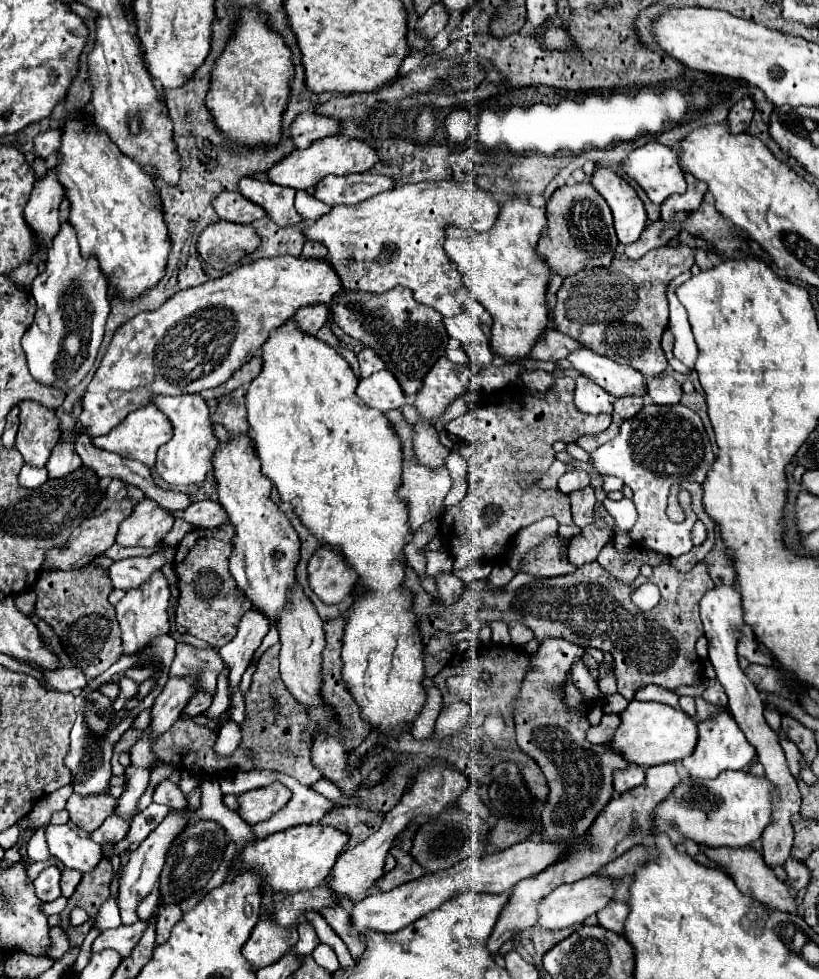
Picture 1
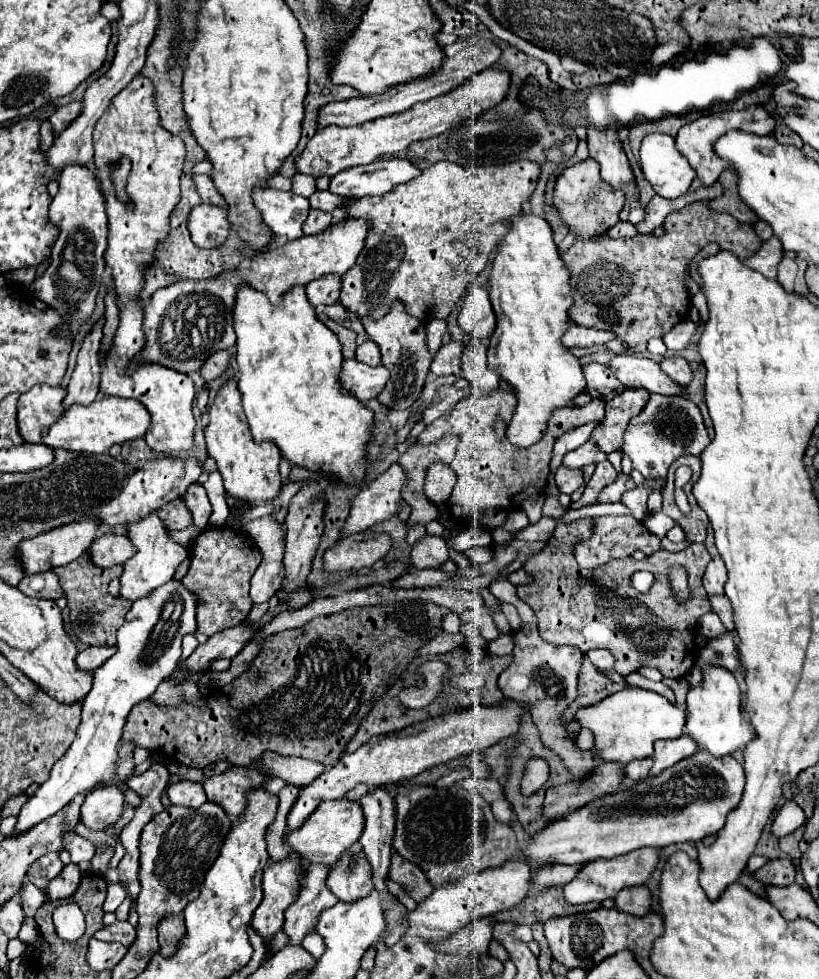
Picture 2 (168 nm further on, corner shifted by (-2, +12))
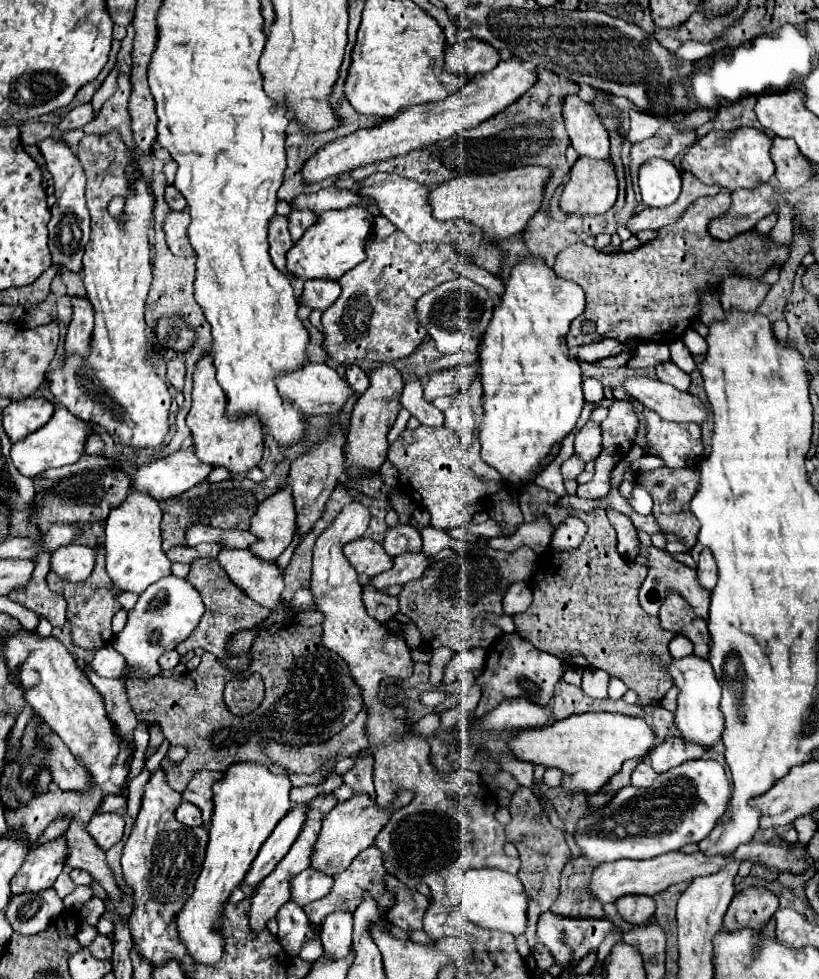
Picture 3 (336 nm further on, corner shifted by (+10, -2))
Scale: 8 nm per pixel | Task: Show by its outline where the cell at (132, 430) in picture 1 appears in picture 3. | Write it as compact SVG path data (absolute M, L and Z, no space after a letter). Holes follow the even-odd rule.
M56 407L48 425L12 443L12 449L10 449L12 463L22 475L34 479L50 467L64 467L78 461L84 455L84 443L90 433L92 433L92 427L88 423L84 423L82 419L76 419L66 407Z

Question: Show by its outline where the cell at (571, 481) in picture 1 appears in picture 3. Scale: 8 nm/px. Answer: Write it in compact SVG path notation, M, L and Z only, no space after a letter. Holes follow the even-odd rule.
M586 421L580 431L576 433L574 439L574 449L580 455L580 459L584 463L588 463L590 459L596 459L600 455L600 443L602 443L602 435L600 435L600 423L594 421Z

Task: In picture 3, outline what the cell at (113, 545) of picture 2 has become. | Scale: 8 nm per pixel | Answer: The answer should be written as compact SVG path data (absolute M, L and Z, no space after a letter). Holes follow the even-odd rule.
M72 543L68 547L58 547L52 553L50 569L62 579L78 583L88 579L88 575L94 569L94 563L96 563L96 551L92 547Z

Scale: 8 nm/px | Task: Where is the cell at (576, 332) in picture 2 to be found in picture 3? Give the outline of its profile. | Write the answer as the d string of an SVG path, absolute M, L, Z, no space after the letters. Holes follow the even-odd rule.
M602 339L596 341L592 345L584 345L580 347L580 361L598 361L598 359L606 359L612 355L618 355L624 351L624 343L620 343L618 339Z

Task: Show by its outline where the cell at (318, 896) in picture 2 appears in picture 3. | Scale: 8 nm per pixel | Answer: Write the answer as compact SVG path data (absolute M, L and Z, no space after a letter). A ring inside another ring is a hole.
M308 867L292 879L292 897L290 899L294 903L298 903L300 907L304 907L304 905L328 895L330 889L332 889L332 877L322 875L322 871Z

